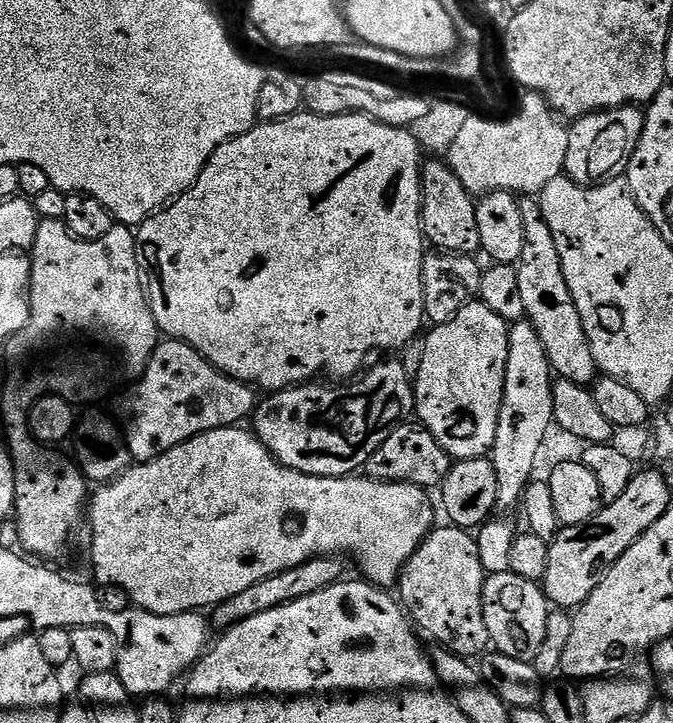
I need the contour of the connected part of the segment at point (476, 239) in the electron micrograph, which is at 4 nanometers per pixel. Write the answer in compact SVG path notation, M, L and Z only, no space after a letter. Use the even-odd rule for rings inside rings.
M444 162L425 163L420 174L420 182L422 185L420 222L424 226L427 243L441 252L479 253L481 246L476 213L477 201L459 181L454 170Z

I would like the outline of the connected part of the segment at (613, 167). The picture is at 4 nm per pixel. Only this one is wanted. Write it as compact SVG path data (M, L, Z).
M636 106L623 108L606 108L603 112L591 112L589 116L579 117L569 127L569 149L566 153L564 172L575 184L603 184L615 181L625 175L630 158L642 138L644 129L644 112Z

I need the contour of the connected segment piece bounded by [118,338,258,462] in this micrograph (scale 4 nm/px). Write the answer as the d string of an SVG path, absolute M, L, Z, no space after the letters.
M171 338L157 344L148 369L129 388L120 400L118 423L129 452L140 462L166 454L198 434L243 425L258 403L249 385L220 372L198 350Z

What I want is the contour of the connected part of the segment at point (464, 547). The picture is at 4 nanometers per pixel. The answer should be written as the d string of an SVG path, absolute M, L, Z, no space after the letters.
M433 527L418 550L414 550L400 572L398 599L413 625L425 637L433 636L441 649L456 656L476 658L487 653L492 643L483 617L486 573L479 561L476 536L462 528L447 527Z

